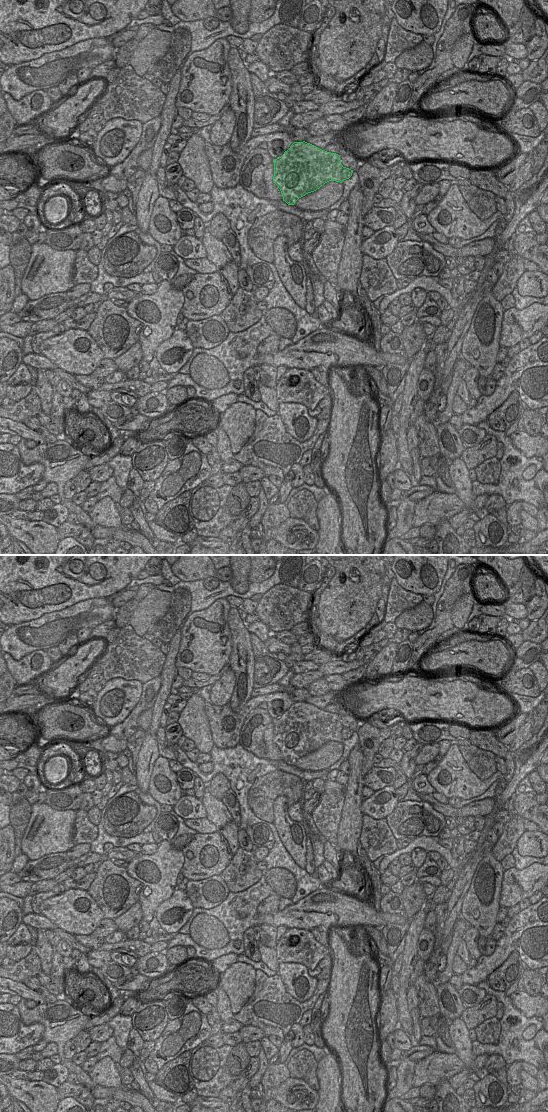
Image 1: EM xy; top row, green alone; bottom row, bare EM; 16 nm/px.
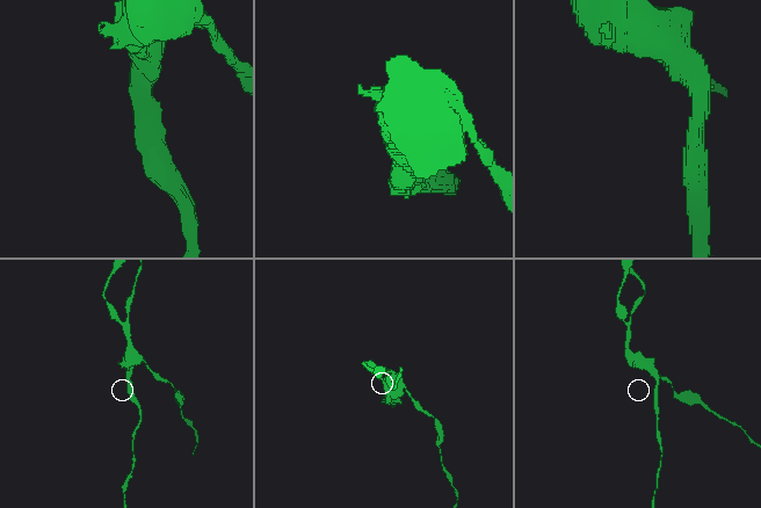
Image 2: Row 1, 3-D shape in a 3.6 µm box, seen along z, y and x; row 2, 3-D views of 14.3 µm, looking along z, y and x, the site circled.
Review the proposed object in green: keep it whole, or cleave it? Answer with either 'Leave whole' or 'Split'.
Split.

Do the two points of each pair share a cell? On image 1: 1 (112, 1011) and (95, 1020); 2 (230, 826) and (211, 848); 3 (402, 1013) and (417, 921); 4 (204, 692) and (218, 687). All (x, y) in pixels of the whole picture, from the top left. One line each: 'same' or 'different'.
1: same
2: different
3: same
4: different

